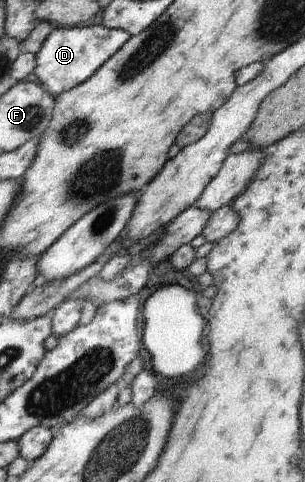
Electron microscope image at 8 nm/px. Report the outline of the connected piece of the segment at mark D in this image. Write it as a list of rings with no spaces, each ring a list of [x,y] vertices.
[[[100,21],[73,27],[57,25],[43,44],[41,51],[37,54],[38,64],[34,73],[43,87],[57,97],[93,77],[101,69],[101,66],[107,63],[111,56],[117,53],[131,39],[131,36],[128,31],[105,27]]]

